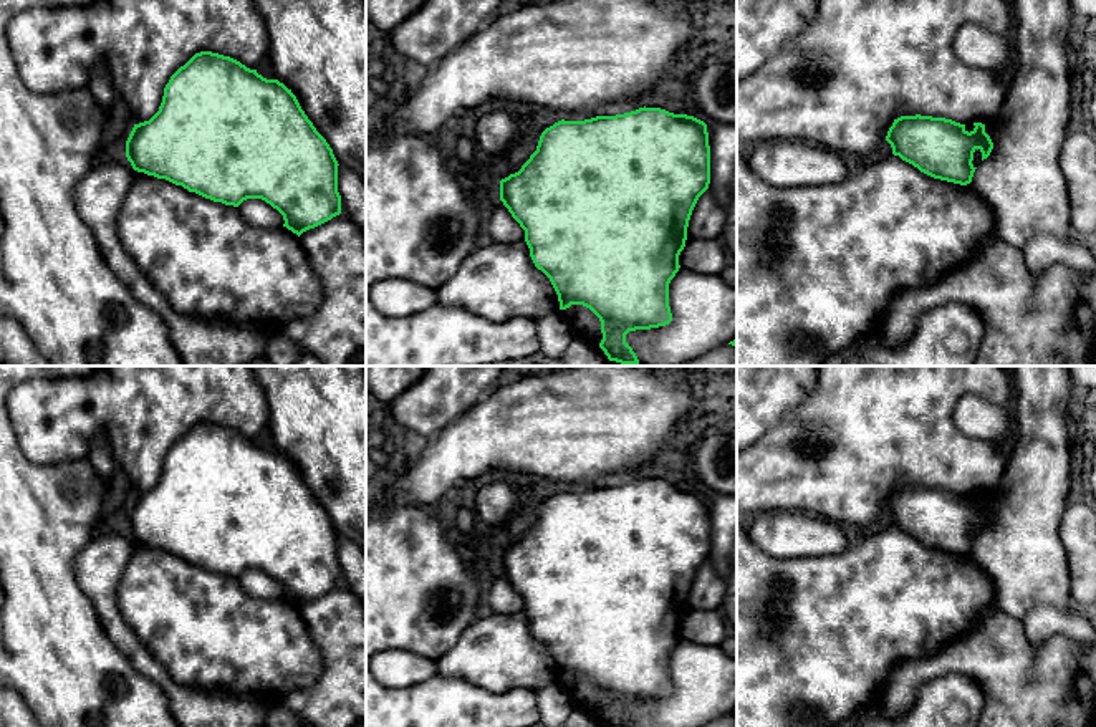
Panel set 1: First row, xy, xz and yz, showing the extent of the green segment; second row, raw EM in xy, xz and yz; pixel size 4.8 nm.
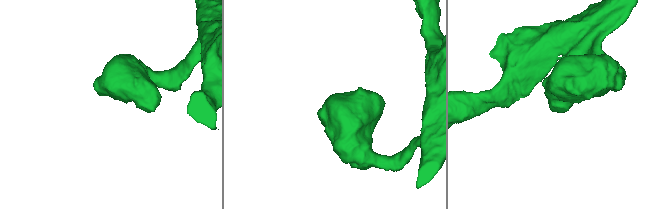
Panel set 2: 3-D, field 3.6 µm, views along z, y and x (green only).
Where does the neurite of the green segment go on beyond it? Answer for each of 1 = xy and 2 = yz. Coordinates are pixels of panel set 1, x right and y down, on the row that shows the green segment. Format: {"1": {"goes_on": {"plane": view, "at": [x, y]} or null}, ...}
{"1": {"goes_on": null}, "2": {"goes_on": null}}

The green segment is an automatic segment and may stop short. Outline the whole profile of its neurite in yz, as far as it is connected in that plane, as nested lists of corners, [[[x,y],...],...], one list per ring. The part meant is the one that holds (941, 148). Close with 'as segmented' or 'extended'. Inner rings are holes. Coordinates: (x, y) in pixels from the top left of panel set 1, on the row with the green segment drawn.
[[[901,116],[894,119],[887,131],[886,141],[892,147],[892,154],[912,164],[921,172],[967,185],[972,182],[975,166],[973,152],[982,152],[982,161],[993,149],[985,124],[973,123],[969,132],[965,124],[945,118],[932,116]]] | as segmented

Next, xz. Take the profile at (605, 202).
[[[639,108],[631,113],[616,116],[596,116],[584,121],[558,121],[546,128],[538,141],[536,151],[515,174],[500,181],[500,200],[508,209],[512,217],[525,230],[525,242],[530,248],[530,257],[538,270],[541,270],[551,282],[560,310],[571,305],[583,305],[589,308],[601,321],[603,339],[599,348],[609,361],[621,364],[639,364],[632,348],[626,343],[626,335],[636,330],[651,330],[666,326],[672,321],[669,306],[669,283],[679,272],[679,255],[685,247],[687,227],[692,210],[699,197],[709,189],[710,184],[710,146],[707,124],[694,116],[674,114],[661,108]]] | as segmented

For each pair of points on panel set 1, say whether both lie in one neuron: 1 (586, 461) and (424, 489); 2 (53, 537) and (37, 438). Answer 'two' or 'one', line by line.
1: one
2: two

